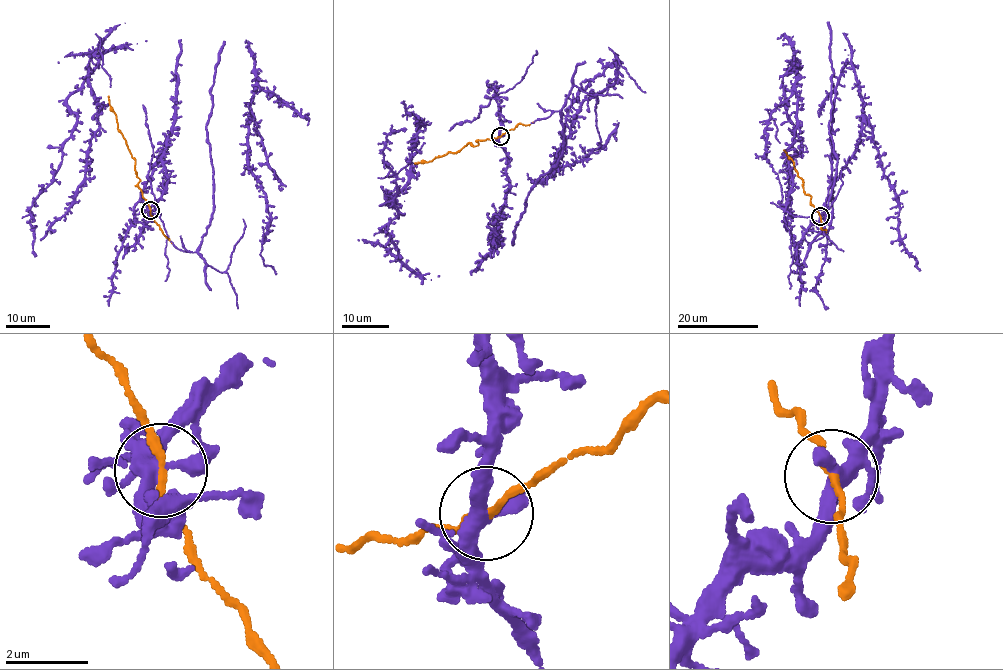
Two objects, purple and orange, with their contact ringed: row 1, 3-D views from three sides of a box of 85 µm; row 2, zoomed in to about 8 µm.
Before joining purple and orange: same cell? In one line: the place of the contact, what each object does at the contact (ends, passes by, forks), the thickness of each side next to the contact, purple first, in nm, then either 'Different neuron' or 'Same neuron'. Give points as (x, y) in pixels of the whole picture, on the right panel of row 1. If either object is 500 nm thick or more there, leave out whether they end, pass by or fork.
Place: (820, 216). At the ring purple forks. At the ring orange passes by. Thickness 320 nm (purple) against 170 nm. Same neuron

